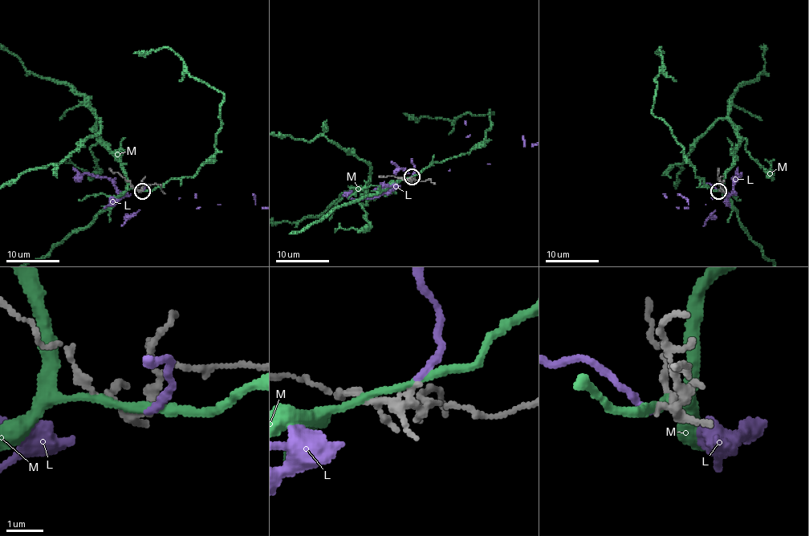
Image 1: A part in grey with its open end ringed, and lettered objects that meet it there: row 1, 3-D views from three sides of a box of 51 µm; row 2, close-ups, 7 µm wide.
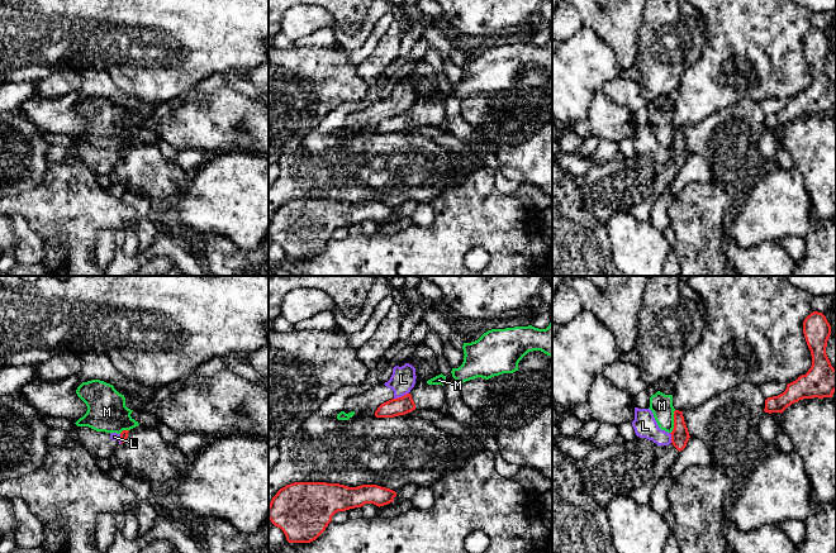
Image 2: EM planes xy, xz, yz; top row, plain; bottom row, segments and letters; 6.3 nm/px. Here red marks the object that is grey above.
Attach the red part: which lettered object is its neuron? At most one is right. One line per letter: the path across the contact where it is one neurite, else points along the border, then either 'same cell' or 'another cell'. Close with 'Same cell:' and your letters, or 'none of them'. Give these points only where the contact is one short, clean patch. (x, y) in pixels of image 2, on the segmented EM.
L: border xz (408, 392), (394, 399); another cell
M: another cell
Same cell: none of them

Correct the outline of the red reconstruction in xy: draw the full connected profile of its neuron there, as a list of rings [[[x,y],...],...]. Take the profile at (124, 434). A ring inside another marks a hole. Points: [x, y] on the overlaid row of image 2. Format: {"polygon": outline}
{"polygon": [[[157,428],[123,430],[120,442],[114,450],[118,464],[149,482],[156,492],[174,486],[186,471],[189,458],[175,444],[167,444]]]}

